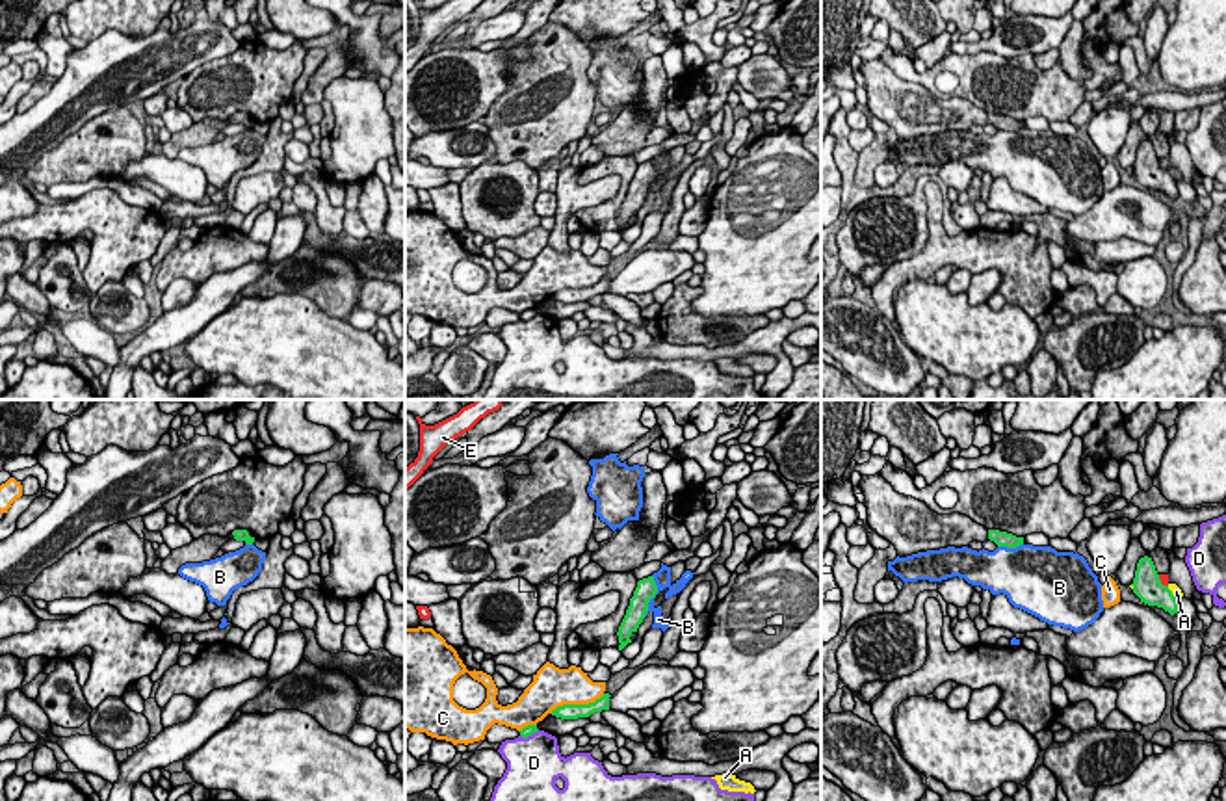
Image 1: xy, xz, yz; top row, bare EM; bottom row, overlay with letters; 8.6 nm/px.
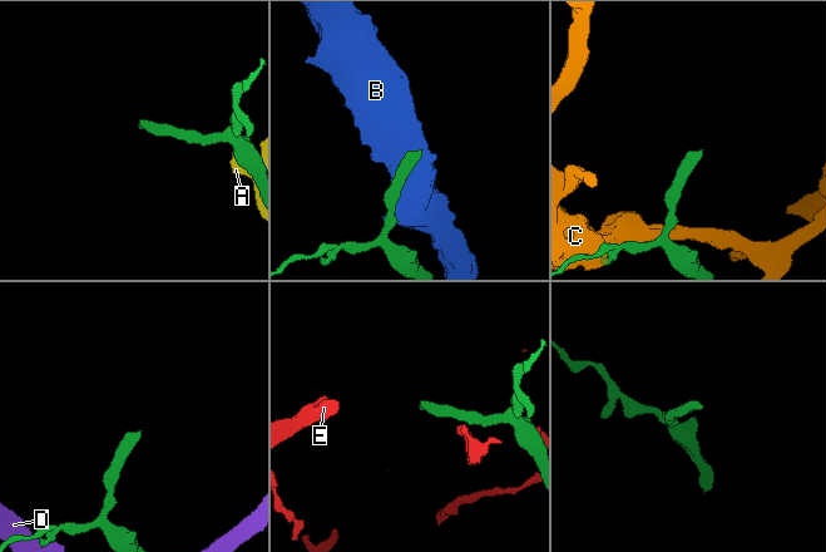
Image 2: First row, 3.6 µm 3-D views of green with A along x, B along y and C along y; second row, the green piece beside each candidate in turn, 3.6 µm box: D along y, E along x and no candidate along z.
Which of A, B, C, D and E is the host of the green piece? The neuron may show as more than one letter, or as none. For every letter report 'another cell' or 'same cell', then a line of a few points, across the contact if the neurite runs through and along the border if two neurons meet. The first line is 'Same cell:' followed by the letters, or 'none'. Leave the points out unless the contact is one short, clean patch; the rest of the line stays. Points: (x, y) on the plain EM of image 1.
Same cell: none
A: another cell
B: another cell
C: another cell
D: another cell | xz (537, 313), (521, 320)
E: another cell | yz (1158, 158), (1167, 170)

